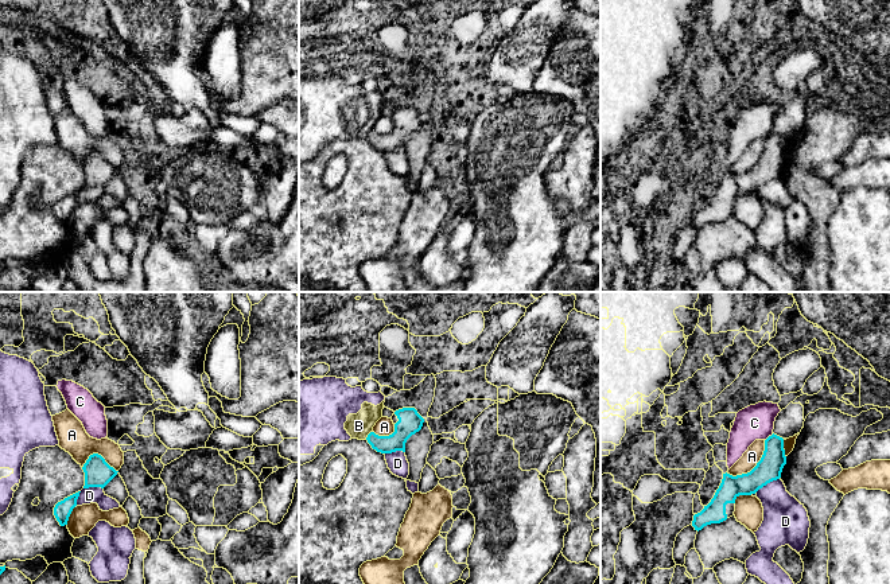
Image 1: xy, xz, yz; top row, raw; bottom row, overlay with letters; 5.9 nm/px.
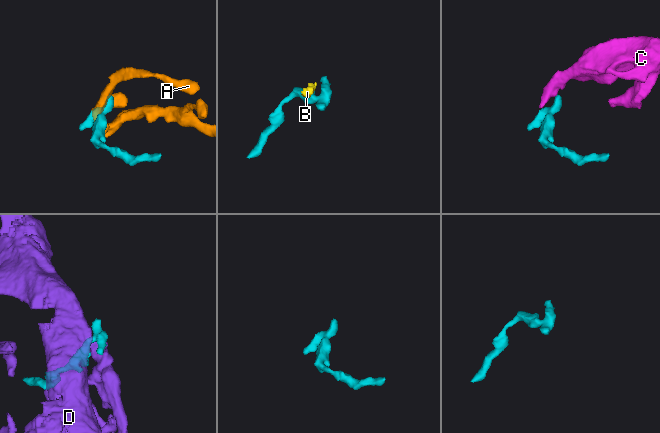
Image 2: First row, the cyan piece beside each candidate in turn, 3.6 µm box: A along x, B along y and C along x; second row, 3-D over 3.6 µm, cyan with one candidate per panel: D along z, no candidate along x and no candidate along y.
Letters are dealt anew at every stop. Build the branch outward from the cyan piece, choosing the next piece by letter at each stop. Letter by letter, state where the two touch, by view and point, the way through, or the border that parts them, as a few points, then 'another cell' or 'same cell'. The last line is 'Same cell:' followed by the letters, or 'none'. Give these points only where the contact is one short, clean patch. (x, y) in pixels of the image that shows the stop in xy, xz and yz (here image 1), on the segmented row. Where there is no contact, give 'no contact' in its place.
A: contact yz (754, 467); another cell
B: contact xz (368, 435); border xz (370, 431), (365, 439); another cell
C: contact yz (769, 436); border yz (773, 433), (765, 440); another cell
D: contact yz (766, 483); another cell
Same cell: none

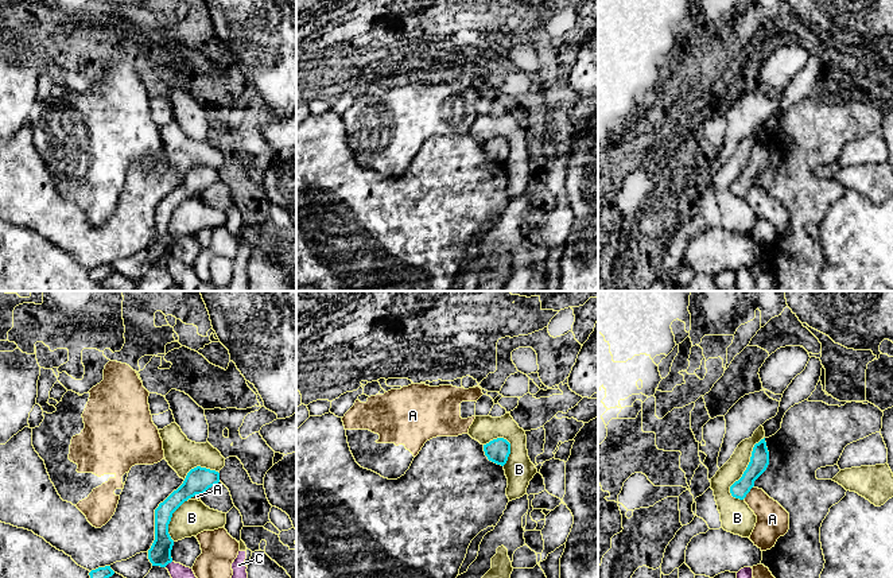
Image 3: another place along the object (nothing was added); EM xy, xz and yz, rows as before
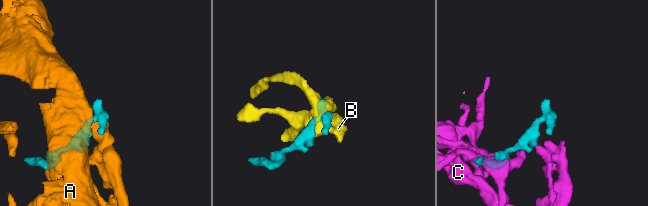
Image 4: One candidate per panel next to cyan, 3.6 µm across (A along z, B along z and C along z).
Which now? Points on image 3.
A: contact yz (748, 492); another cell
B: contact yz (746, 468); another cell
C: contact xy (167, 563); another cell
Same cell: none

